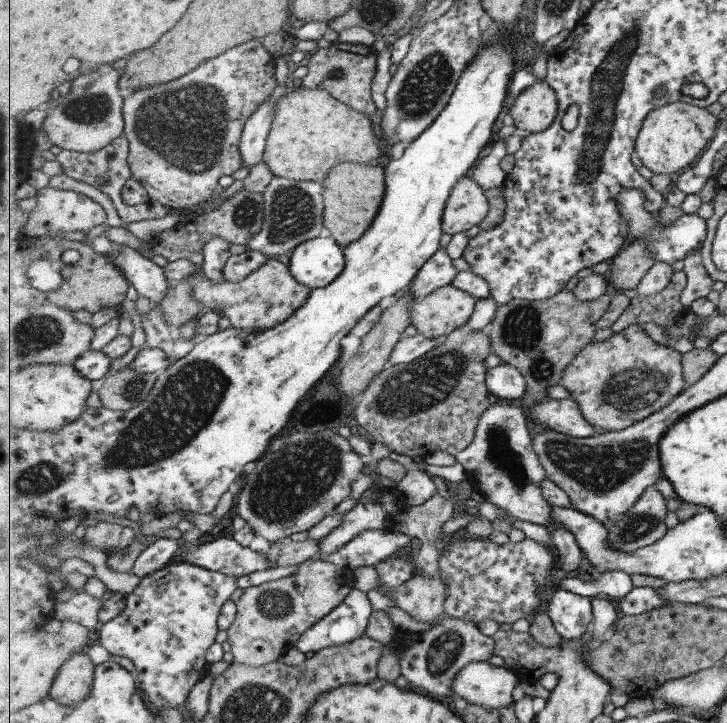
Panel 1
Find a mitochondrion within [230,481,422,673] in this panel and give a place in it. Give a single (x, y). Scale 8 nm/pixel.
(274, 605)

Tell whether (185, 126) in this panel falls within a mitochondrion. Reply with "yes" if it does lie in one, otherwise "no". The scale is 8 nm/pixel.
yes

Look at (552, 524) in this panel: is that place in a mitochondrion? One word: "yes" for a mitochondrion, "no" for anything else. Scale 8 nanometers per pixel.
no

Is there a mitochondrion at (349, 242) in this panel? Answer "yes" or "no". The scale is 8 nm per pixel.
no

